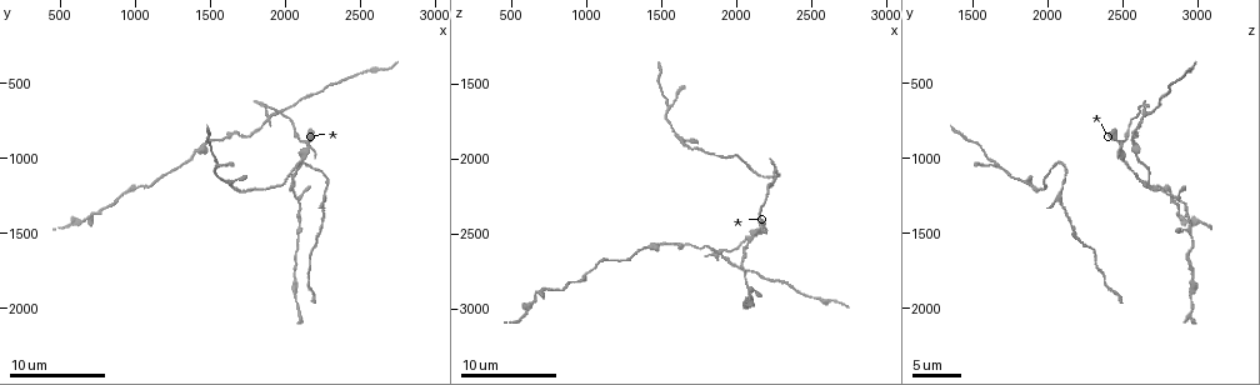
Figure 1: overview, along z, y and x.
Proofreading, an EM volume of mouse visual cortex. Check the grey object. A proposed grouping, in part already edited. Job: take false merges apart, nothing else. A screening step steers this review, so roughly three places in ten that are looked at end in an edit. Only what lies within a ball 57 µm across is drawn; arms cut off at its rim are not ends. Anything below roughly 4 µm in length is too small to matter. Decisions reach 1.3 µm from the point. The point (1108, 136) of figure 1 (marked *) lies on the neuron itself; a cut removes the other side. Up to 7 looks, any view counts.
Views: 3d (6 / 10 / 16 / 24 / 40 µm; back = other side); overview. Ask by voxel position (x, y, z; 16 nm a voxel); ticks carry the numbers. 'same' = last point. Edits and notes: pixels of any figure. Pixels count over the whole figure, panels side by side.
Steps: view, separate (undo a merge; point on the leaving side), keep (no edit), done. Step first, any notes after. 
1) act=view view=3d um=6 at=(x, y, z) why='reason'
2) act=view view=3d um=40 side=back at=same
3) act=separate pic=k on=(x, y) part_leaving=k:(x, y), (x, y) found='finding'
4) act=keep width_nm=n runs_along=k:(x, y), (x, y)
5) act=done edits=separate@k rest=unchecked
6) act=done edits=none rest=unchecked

act=view view=3d um=6 at=(2160, 1040, 2100)

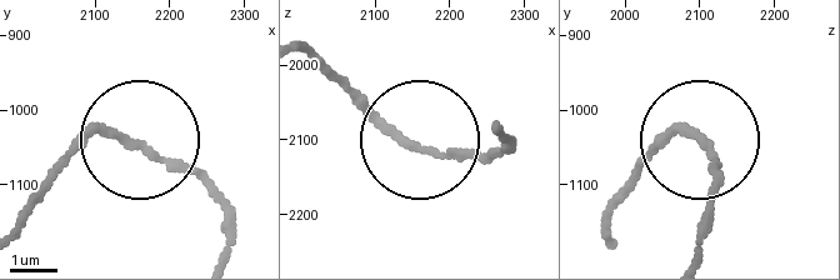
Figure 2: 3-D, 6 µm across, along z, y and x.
act=view view=3d um=6 side=back at=(2150, 1045, 2105)

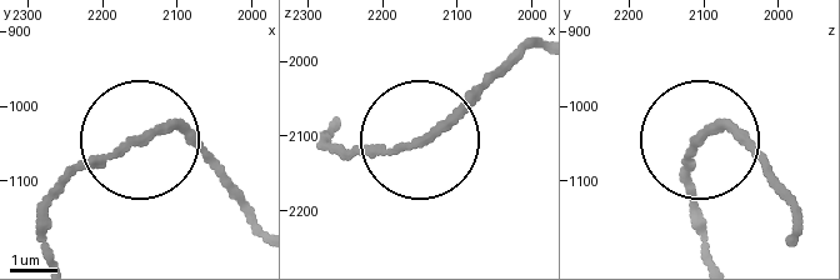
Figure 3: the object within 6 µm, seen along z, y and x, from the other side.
act=keep side_arm_um=20 found='all the same neuron'

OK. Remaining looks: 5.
act=view view=3d um=6 at=(2160, 900, 2500) why='four-way junction'

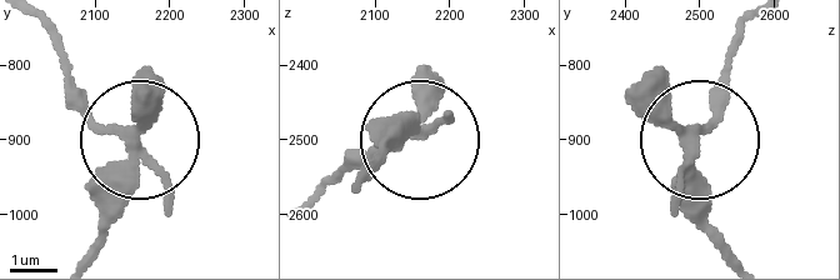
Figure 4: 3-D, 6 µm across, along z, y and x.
act=separate pic=4 on=(174, 198) part_leaving=4:(131, 141), (91, 118), (39, 21) found='a second neuron is stuck on'

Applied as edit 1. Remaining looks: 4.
act=view view=3d um=10 at=(2100, 1260, 2840) why='sudden change in width'

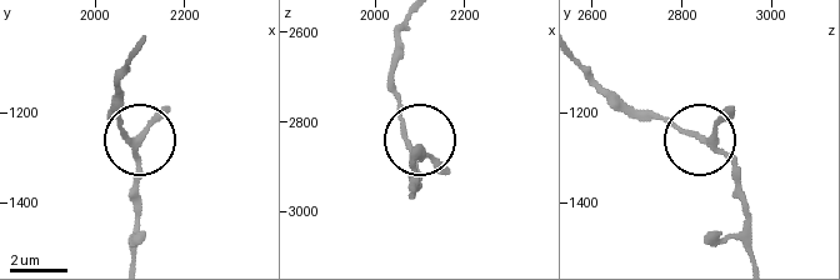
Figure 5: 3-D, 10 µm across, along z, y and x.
act=view view=3d um=10 side=back at=(2085, 1255, 2855)

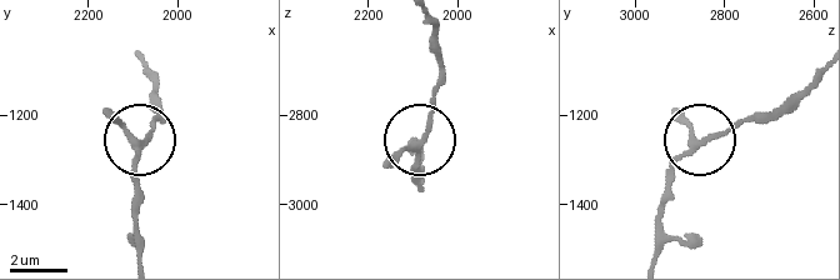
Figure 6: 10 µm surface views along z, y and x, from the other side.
act=keep runs_along=6:(818, 75), (775, 108), (704, 136), (663, 194) found='all the same neuron'

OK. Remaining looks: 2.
act=done edits=separate@4 rest=unchecked

